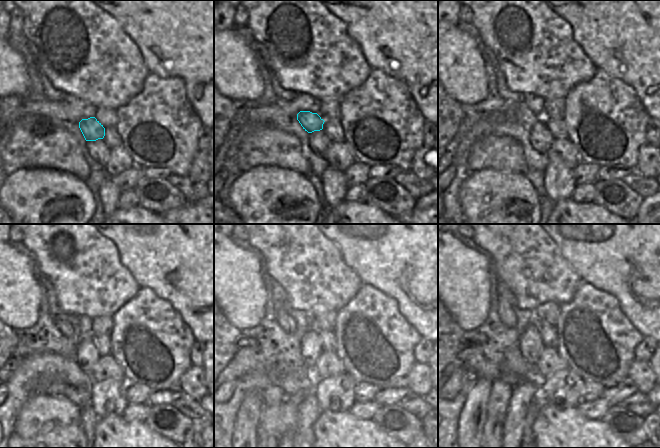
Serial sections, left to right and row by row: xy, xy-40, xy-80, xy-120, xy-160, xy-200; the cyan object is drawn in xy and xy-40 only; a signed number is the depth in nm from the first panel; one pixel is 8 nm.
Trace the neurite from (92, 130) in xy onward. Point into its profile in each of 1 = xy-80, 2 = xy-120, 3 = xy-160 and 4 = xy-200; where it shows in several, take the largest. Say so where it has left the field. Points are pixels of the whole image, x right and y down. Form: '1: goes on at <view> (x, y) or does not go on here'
1: goes on at xy-80 (523, 115)
2: goes on at xy-120 (65, 327)
3: goes on at xy-160 (286, 322)
4: goes on at xy-200 (505, 306)

